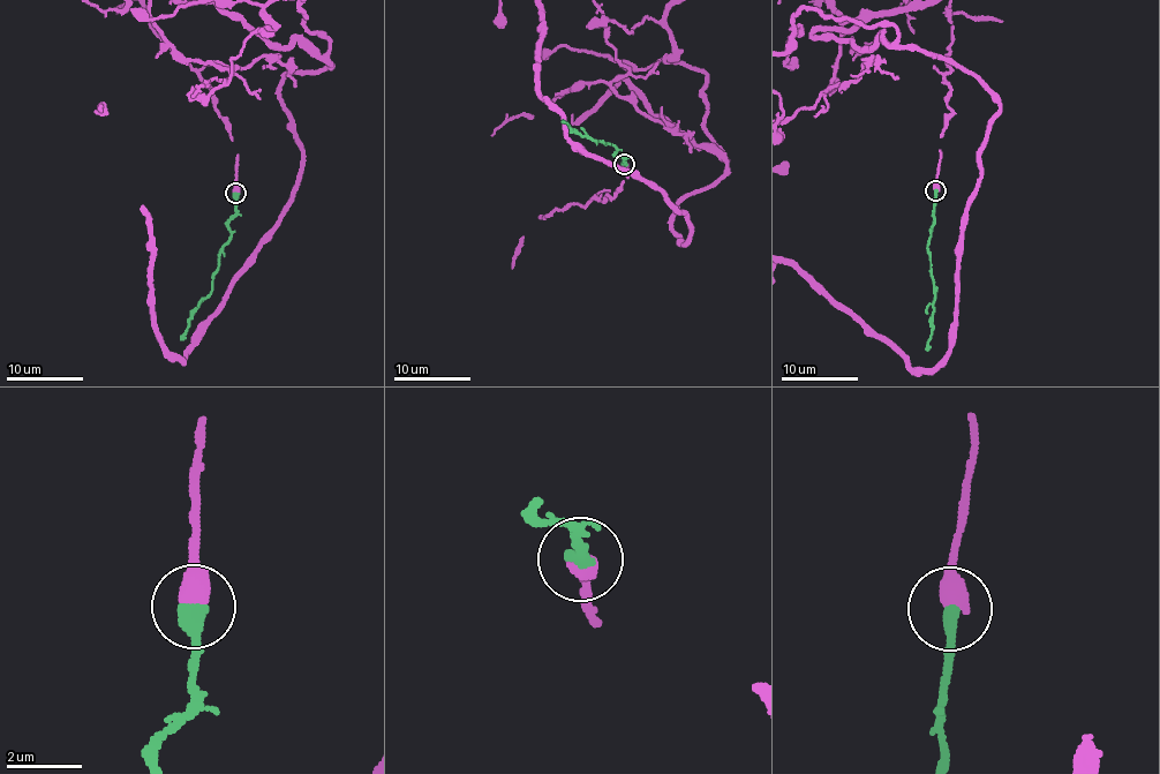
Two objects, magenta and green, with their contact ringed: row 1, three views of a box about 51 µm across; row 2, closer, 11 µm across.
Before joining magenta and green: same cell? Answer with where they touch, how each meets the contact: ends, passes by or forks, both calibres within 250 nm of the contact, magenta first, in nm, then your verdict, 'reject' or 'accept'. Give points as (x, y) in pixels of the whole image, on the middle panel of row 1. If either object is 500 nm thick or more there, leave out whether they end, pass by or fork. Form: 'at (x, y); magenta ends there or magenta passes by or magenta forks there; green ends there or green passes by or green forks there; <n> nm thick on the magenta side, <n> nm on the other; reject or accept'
at (624, 164); 550 nm thick on the magenta side, 400 nm on the other; accept

